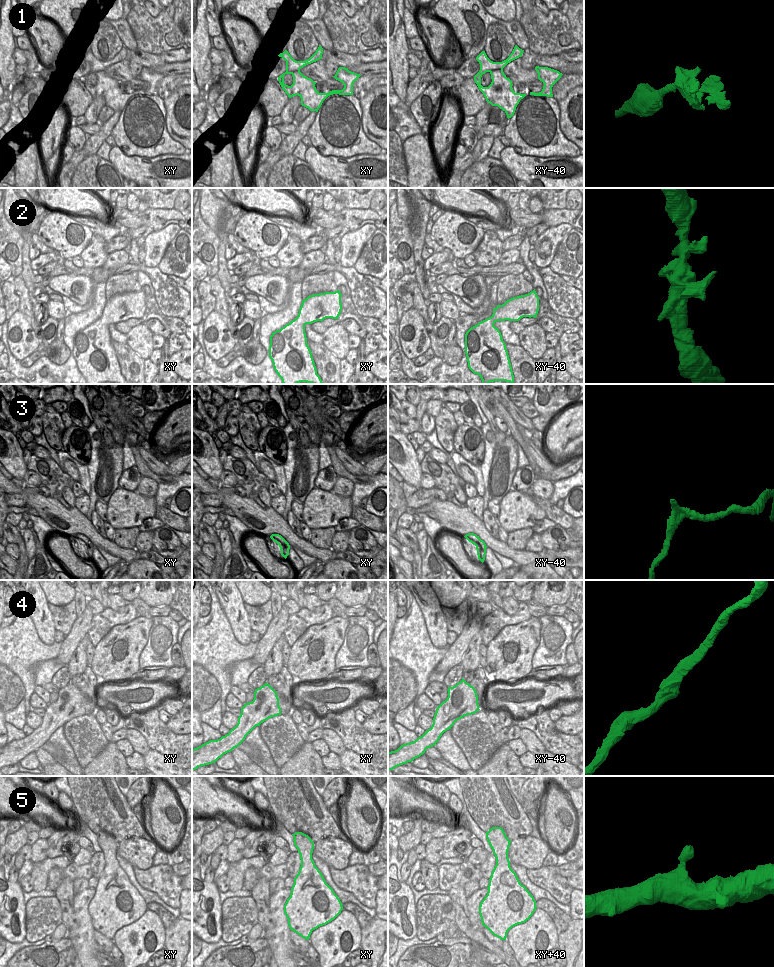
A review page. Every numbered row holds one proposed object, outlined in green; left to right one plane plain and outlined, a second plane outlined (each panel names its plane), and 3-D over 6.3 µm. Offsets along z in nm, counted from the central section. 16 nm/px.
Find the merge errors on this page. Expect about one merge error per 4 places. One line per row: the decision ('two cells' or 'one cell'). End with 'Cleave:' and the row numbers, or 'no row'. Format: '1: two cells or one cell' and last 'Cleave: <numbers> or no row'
1: one cell
2: one cell
3: one cell
4: one cell
5: one cell
Cleave: no row

